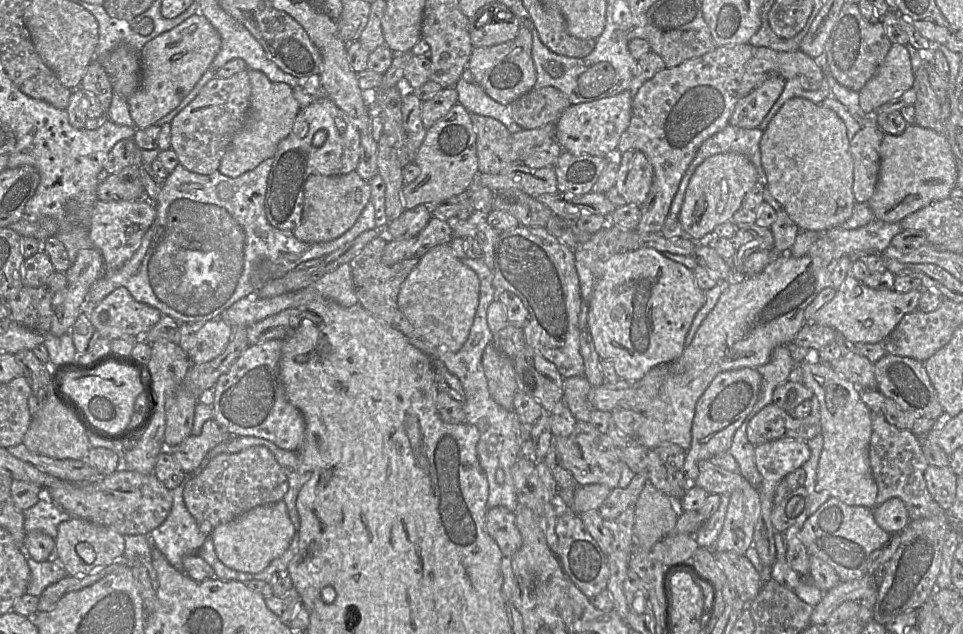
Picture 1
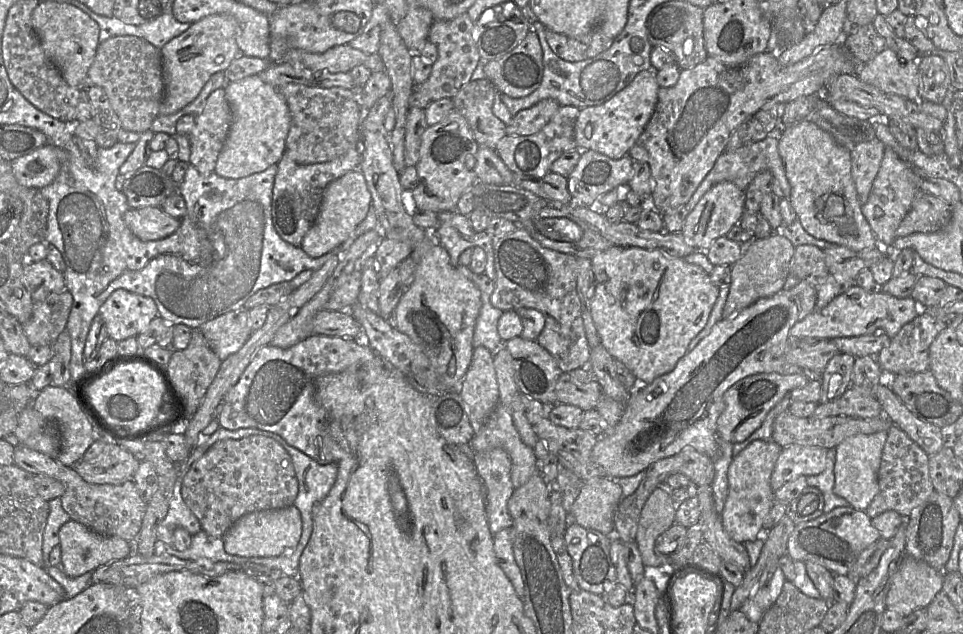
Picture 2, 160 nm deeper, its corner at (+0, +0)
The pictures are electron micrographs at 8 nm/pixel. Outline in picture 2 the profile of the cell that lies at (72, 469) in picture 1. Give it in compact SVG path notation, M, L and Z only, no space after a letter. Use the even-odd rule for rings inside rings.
M106 443L103 451L94 460L80 460L73 468L88 483L120 484L133 480L139 463L128 450L118 444Z

